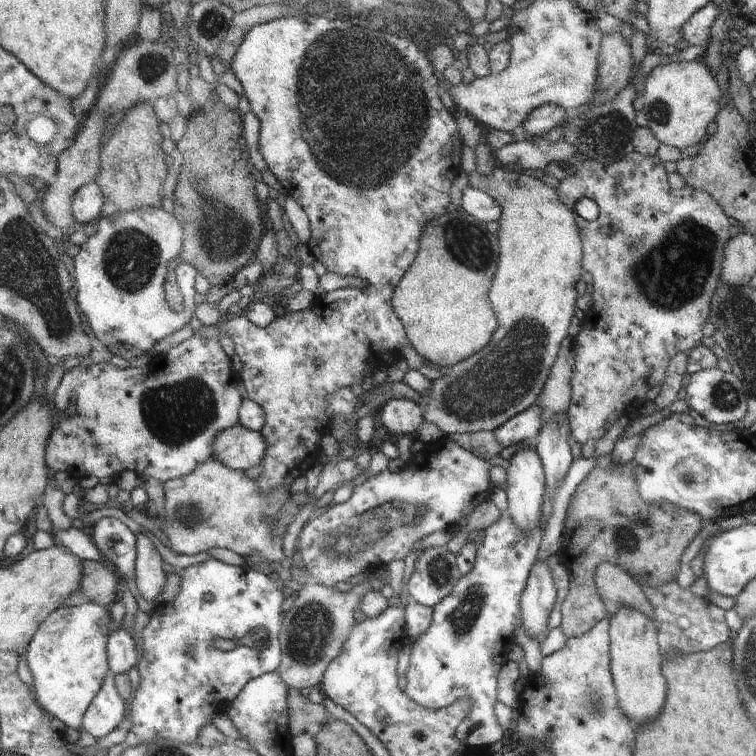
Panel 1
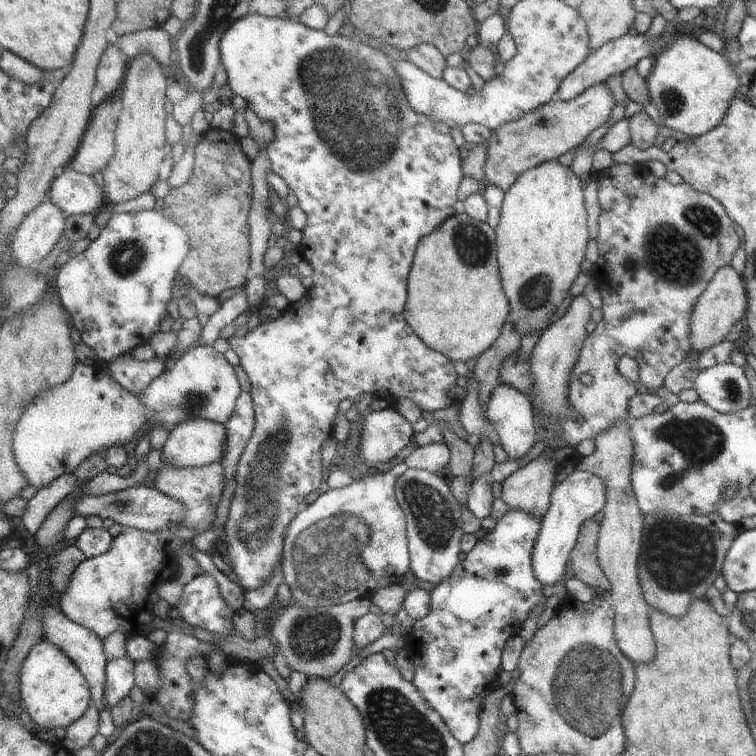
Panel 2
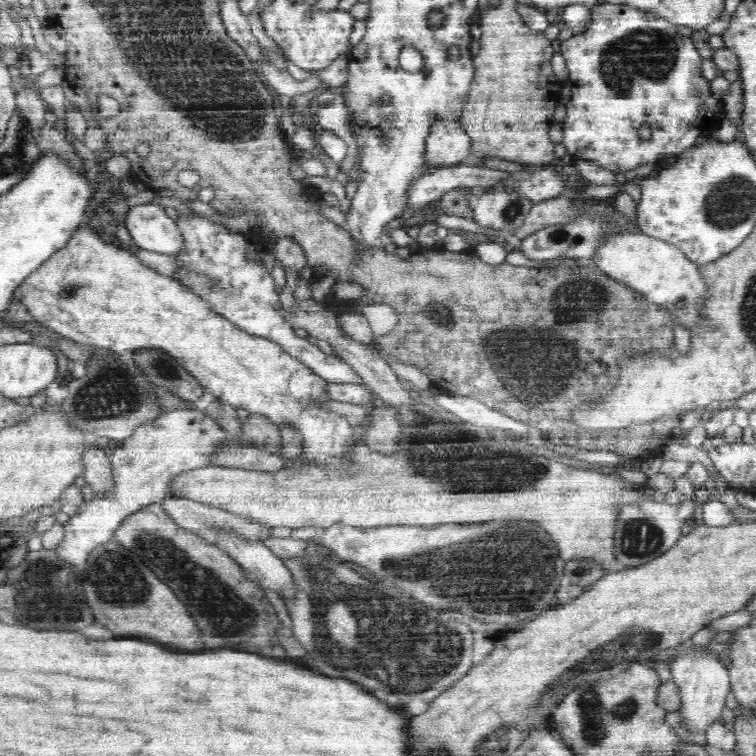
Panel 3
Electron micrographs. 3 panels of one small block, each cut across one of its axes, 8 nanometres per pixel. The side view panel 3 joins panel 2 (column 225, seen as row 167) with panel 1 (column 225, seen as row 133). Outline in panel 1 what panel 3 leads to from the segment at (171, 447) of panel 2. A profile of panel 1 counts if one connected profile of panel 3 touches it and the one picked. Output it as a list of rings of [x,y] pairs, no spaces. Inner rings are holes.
[[[237,425],[216,438],[212,460],[231,470],[246,471],[259,466],[266,454],[267,442],[261,432]]]

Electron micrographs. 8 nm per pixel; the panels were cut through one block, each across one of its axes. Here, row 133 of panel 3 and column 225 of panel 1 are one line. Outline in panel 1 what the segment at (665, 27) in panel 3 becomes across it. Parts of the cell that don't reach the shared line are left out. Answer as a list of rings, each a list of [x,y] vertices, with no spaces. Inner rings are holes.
[[[209,558],[196,566],[186,568],[183,572],[183,582],[179,596],[173,602],[166,604],[164,607],[158,607],[155,609],[154,613],[151,615],[151,622],[148,624],[145,631],[144,654],[138,666],[141,672],[141,684],[136,692],[137,698],[131,706],[131,721],[133,726],[130,731],[137,735],[138,740],[141,743],[160,743],[161,741],[170,741],[173,742],[173,744],[176,744],[176,746],[195,744],[198,741],[200,730],[202,730],[204,726],[211,724],[213,718],[217,714],[224,713],[225,711],[227,712],[231,703],[235,701],[241,693],[243,693],[248,682],[255,680],[257,677],[263,676],[265,673],[277,672],[281,662],[281,645],[279,635],[282,631],[285,618],[284,610],[282,610],[282,602],[284,602],[284,600],[284,594],[282,594],[281,588],[278,588],[278,584],[272,582],[269,576],[264,576],[263,573],[258,572],[252,566],[229,566],[228,564],[224,564],[224,562],[215,560],[214,558]],[[256,626],[258,626],[258,628],[260,628],[260,626],[264,626],[264,628],[268,629],[268,648],[266,648],[266,650],[257,650],[256,648],[248,648],[238,644],[238,640],[240,640],[240,638],[244,638],[244,636],[246,636],[250,630],[254,630]],[[216,638],[227,638],[233,640],[237,643],[237,648],[230,650],[230,652],[217,650],[212,647],[212,640]],[[190,648],[195,649],[195,651],[193,653],[190,652]]]

